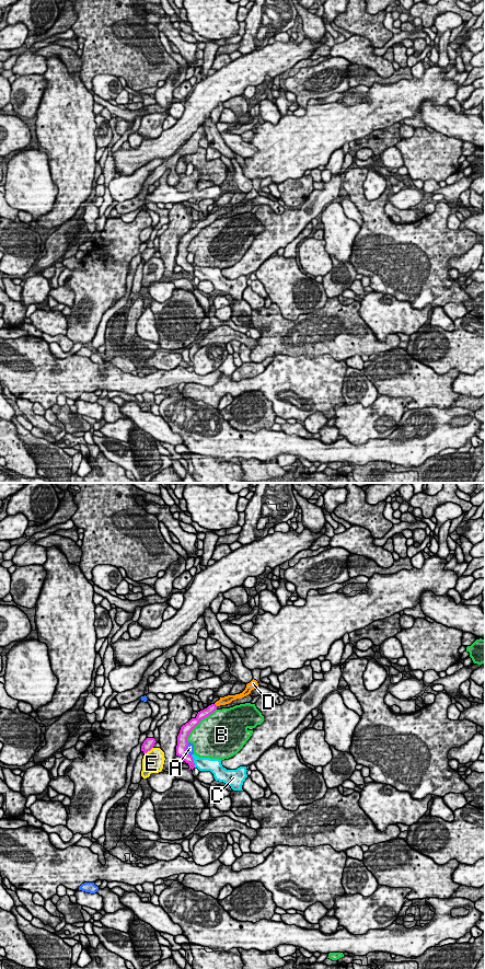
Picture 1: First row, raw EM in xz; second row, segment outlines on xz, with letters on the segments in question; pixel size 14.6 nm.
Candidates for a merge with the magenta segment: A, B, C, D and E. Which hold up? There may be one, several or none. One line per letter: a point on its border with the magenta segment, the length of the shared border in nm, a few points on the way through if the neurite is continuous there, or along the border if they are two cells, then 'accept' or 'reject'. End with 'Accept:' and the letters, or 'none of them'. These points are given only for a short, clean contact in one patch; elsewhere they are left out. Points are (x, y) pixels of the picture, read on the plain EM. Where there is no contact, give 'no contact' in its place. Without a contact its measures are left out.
A: meets magenta in xz at (185, 258); contact 220 nm long; reject
B: meets magenta in xz at (198, 232); contact 650 nm long; reject
C: meets magenta in xz at (193, 270); contact 190 nm long; reject
D: no contact; accept
E: meets magenta in xz at (148, 260); contact 160 nm long; border along xz (152, 256), (145, 263); reject
Accept: D

